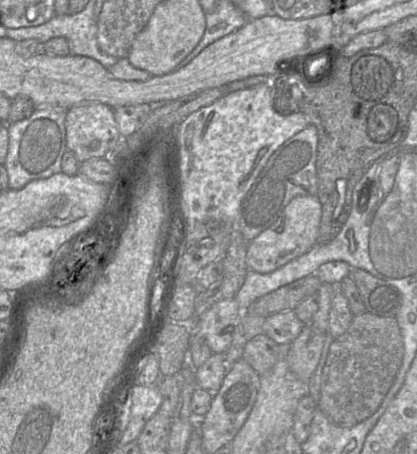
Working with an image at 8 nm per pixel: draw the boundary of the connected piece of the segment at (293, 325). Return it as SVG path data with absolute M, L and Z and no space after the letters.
M286 310L267 316L263 324L263 333L278 345L290 345L303 326L294 311Z

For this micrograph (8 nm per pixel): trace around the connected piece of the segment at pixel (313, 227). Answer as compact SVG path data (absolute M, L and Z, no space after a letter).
M317 196L294 197L278 219L257 235L247 247L246 264L249 270L270 273L308 252L315 244L321 220L321 205Z

